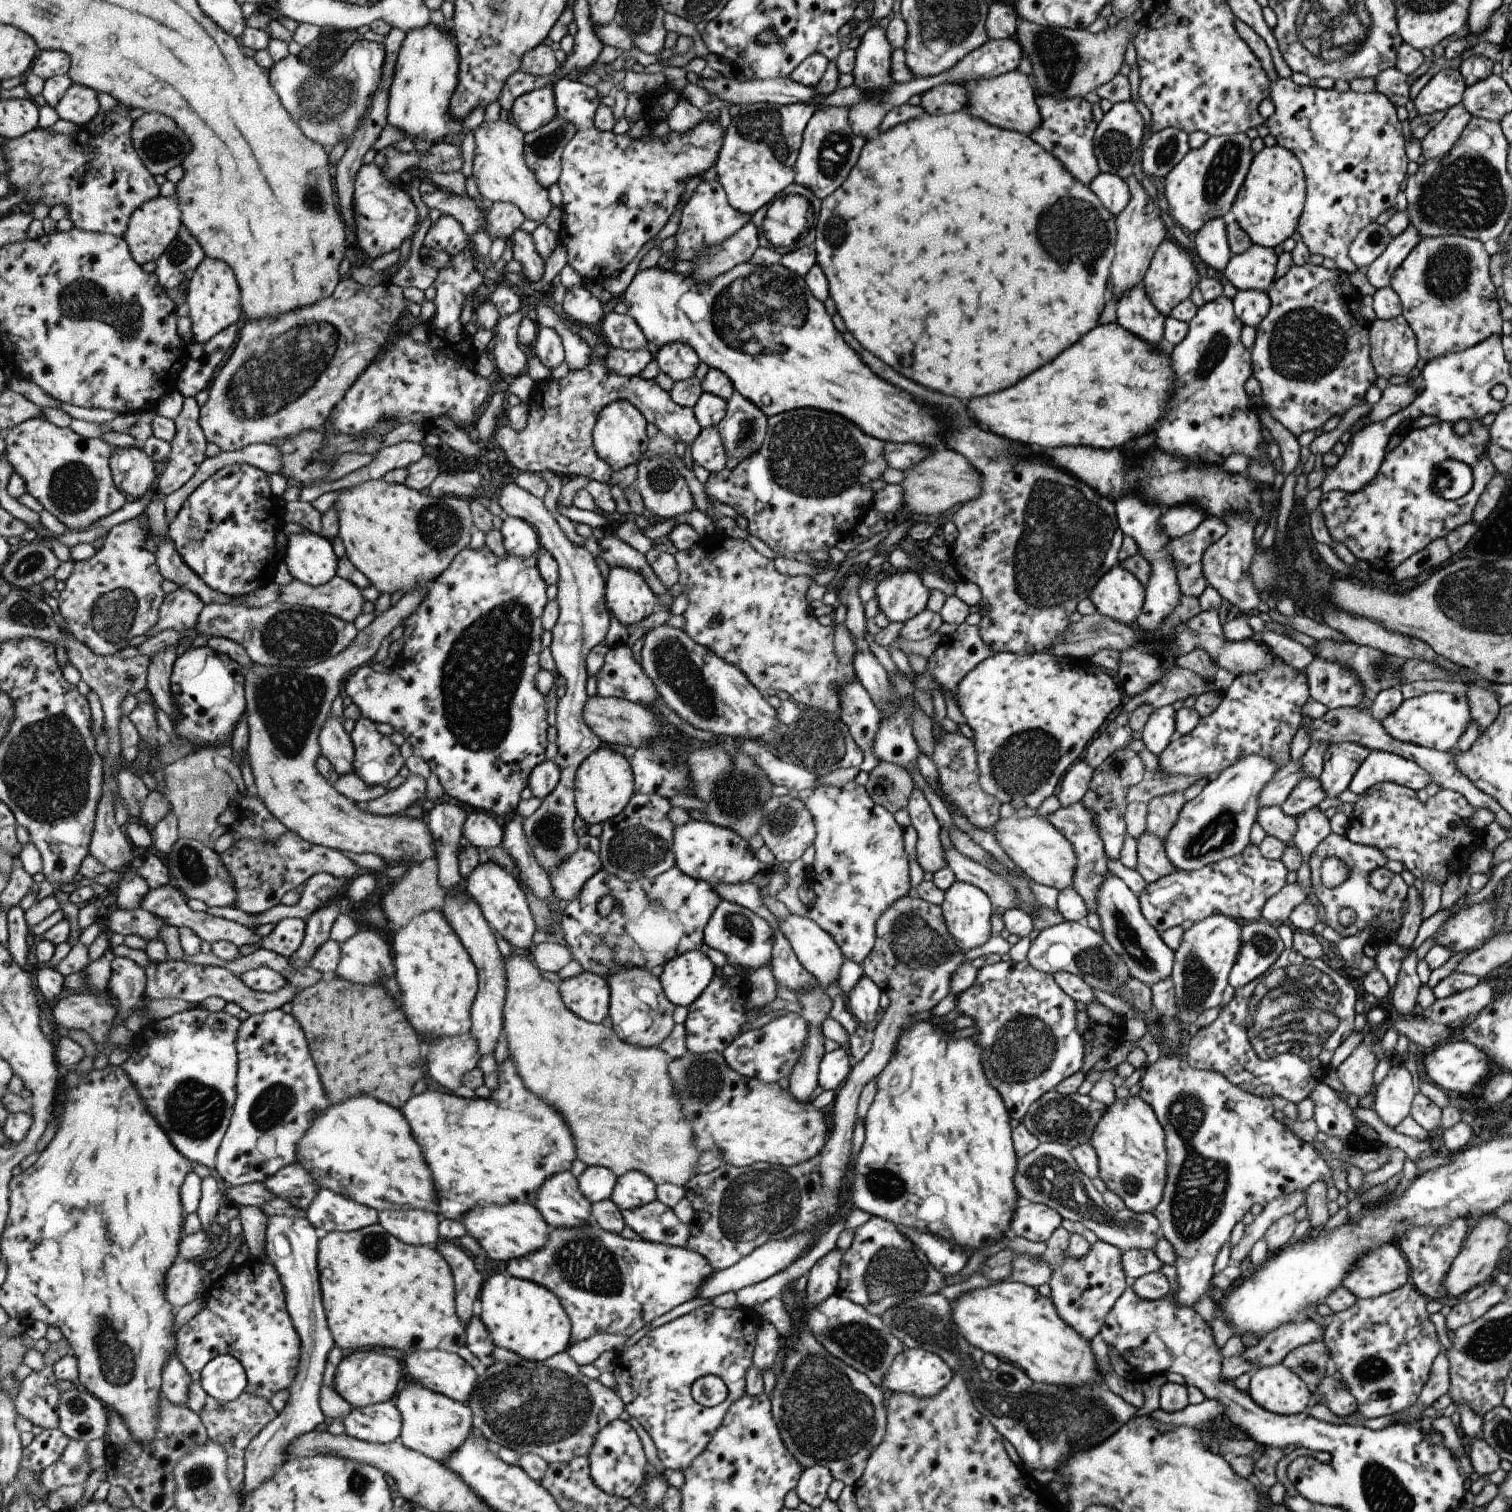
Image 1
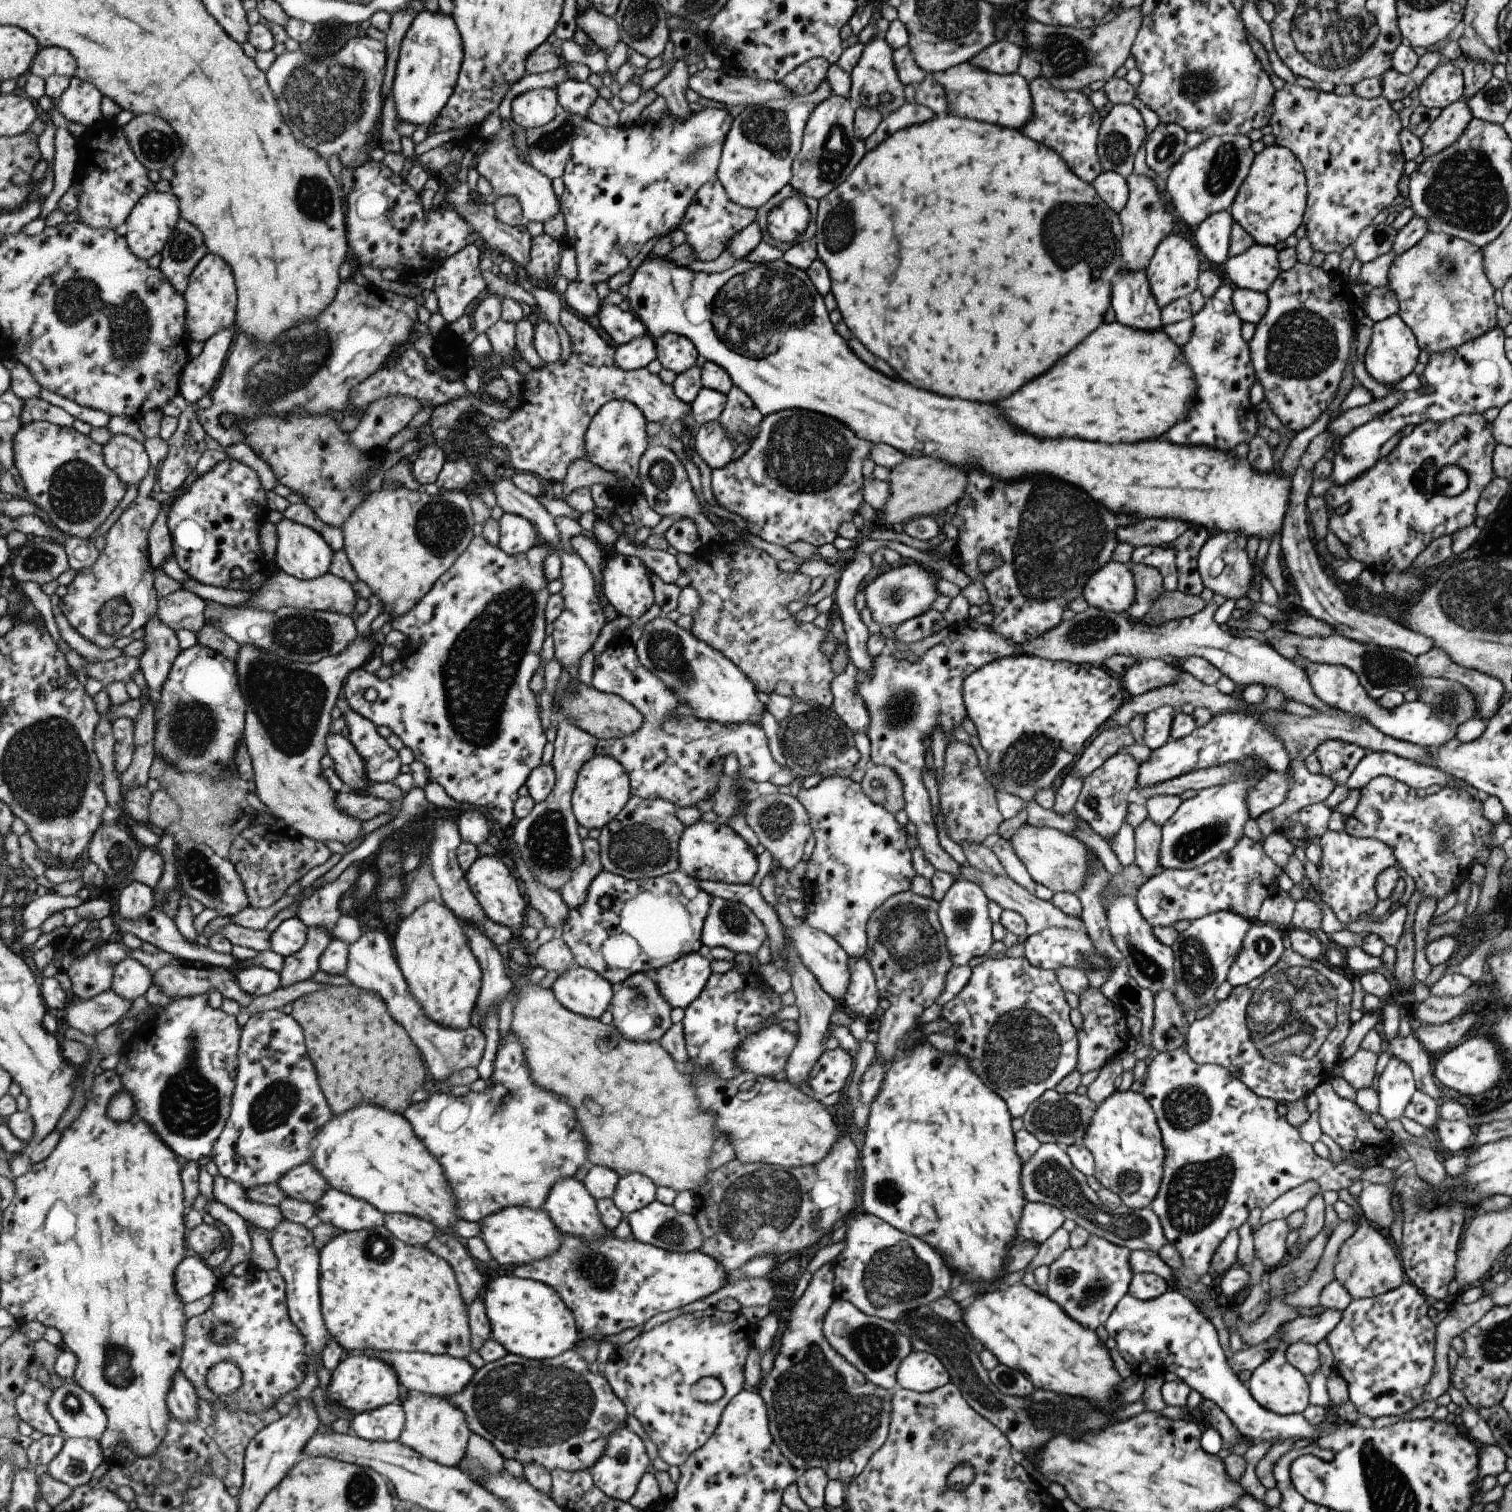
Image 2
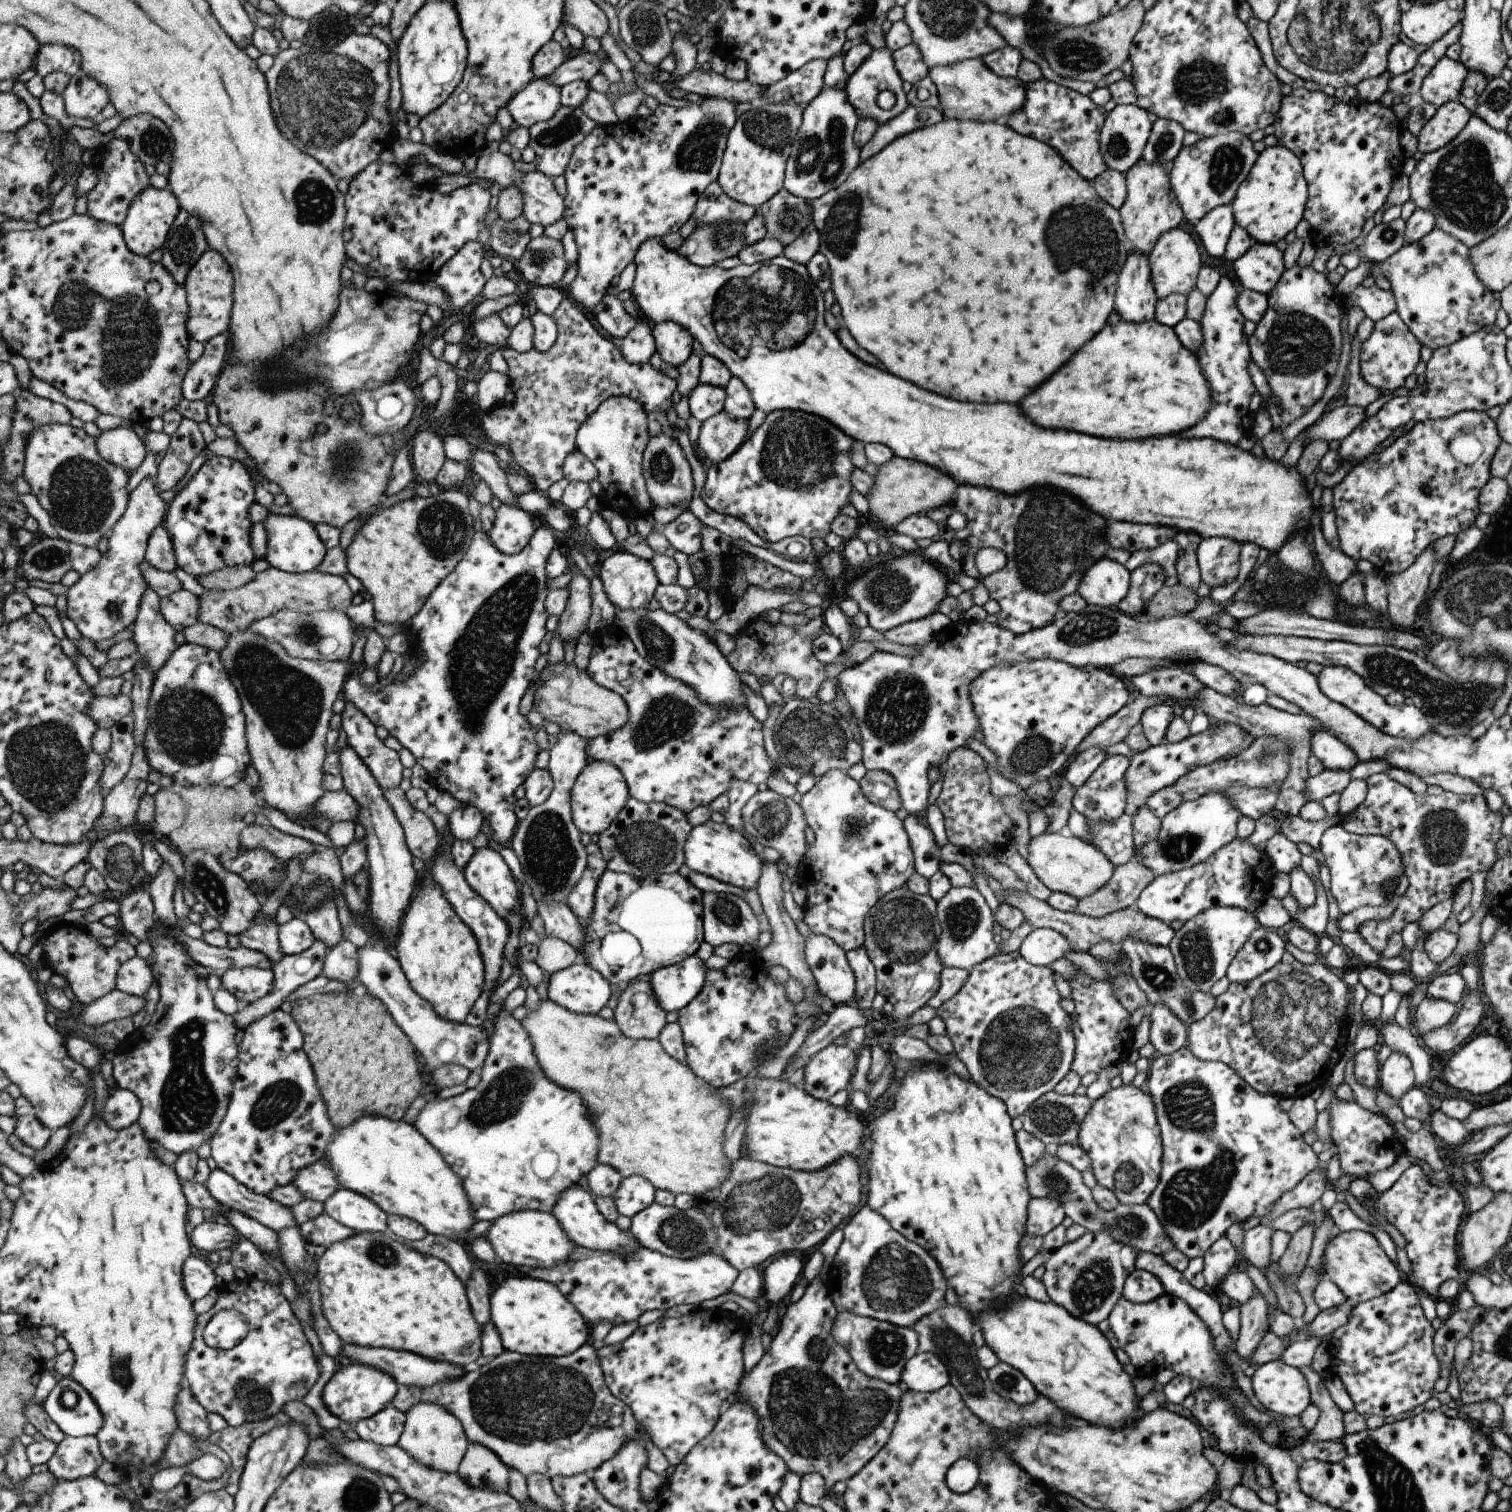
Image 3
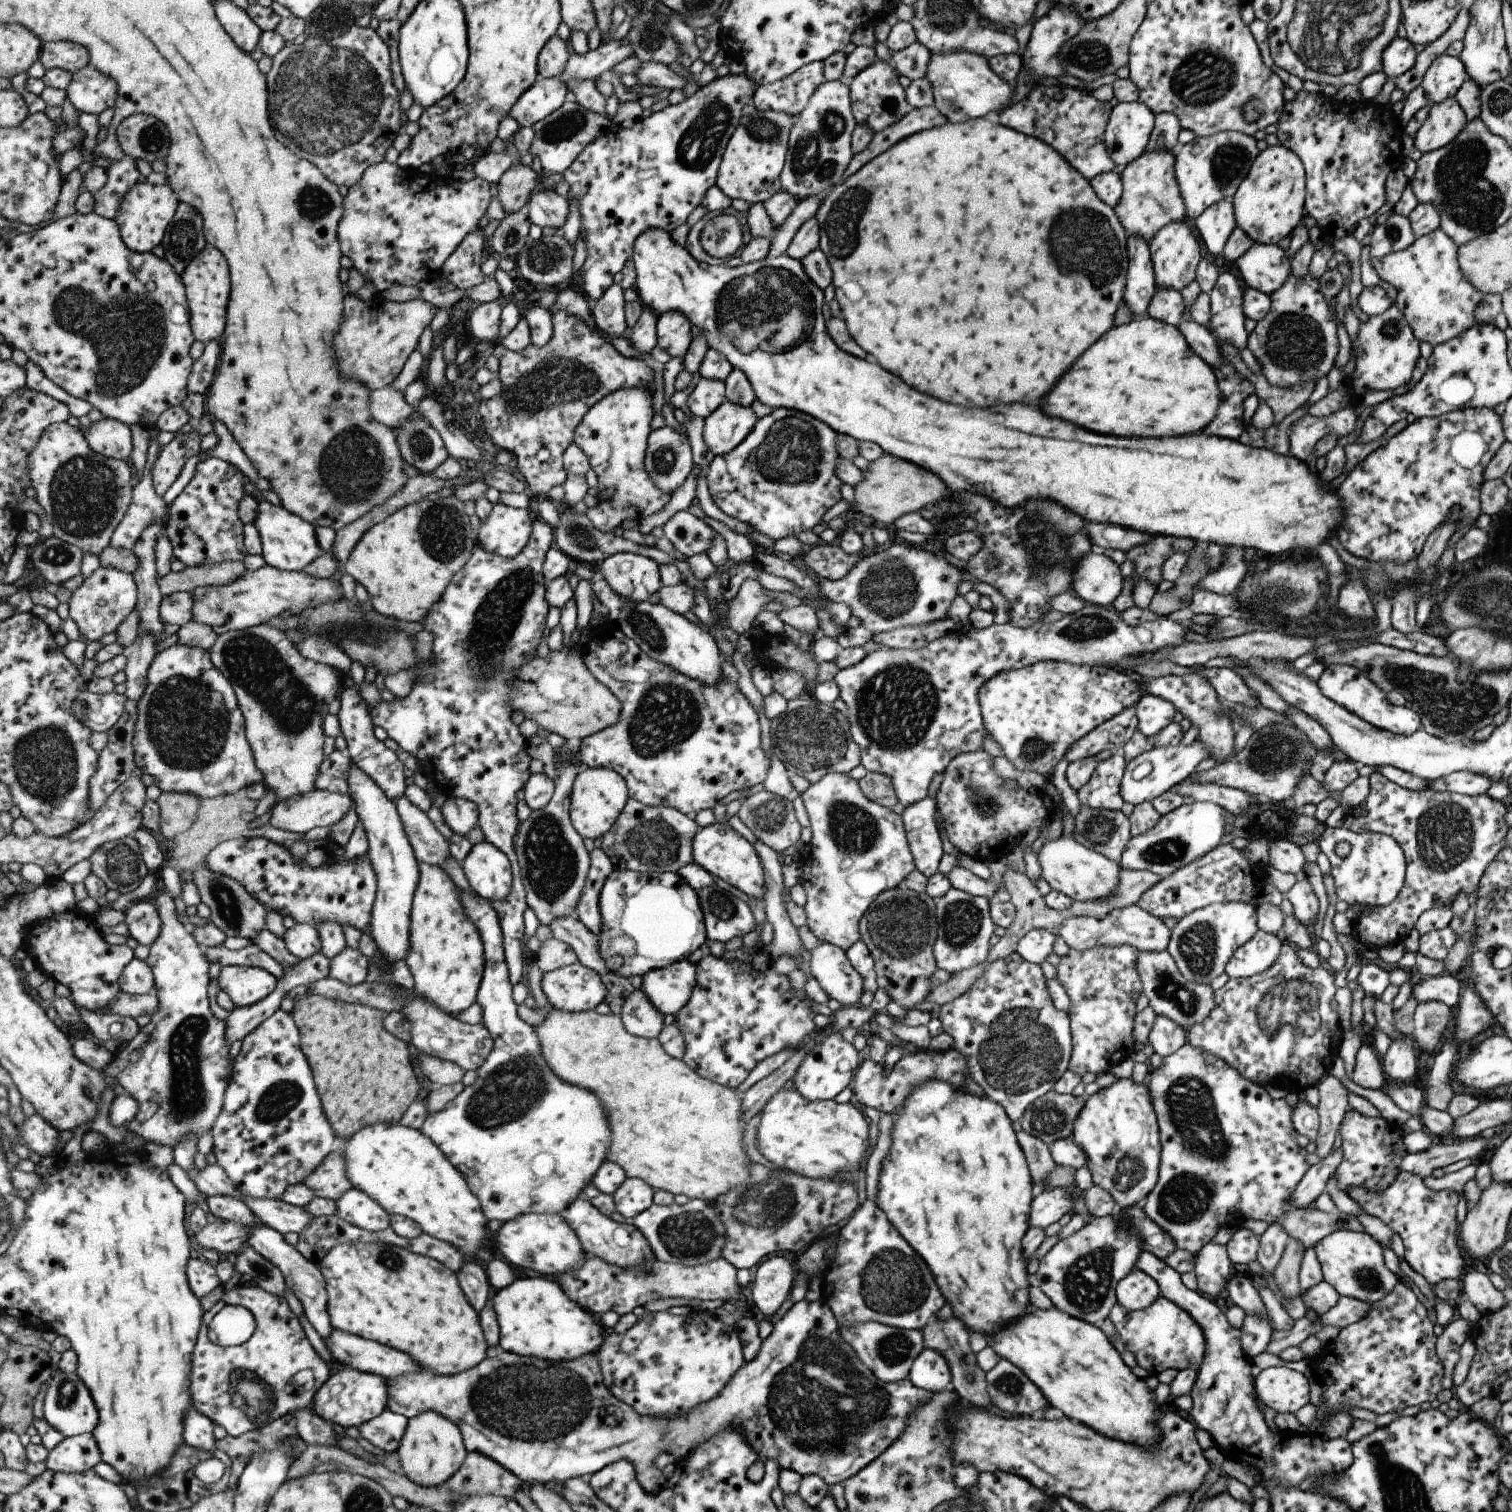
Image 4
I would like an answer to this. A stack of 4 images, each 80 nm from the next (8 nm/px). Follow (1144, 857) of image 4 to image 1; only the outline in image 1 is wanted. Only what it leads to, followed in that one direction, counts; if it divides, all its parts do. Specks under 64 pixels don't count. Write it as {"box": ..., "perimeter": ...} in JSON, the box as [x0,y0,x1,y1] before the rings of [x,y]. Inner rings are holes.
{"box":[1162,754,1276,871],"perimeter":[[[1248,754],[1209,780],[1193,799],[1185,801],[1162,844],[1169,864],[1176,870],[1194,871],[1239,854],[1249,844],[1249,830],[1256,822],[1259,791],[1276,770],[1268,759]]]}

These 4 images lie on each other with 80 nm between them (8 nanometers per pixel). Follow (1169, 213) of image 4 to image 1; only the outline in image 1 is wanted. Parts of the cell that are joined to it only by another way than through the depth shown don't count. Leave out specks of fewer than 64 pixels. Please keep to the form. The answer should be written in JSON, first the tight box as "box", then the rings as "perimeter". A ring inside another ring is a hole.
{"box":[1109,175,1169,302],"perimeter":[[[1129,175],[1128,180],[1125,179],[1124,181],[1128,186],[1130,197],[1125,208],[1118,215],[1114,216],[1116,239],[1114,257],[1109,267],[1115,302],[1124,292],[1132,289],[1132,286],[1141,284],[1153,253],[1156,251],[1159,243],[1167,238],[1169,234],[1159,215],[1160,209],[1145,193],[1141,183],[1135,179],[1134,175]]]}

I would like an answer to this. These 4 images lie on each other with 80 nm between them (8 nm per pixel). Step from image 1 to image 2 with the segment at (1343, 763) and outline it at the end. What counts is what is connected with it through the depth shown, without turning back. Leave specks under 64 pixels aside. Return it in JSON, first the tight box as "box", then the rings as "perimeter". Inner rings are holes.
{"box":[1314,739,1366,786],"perimeter":[[[1335,739],[1321,741],[1314,750],[1320,773],[1336,782],[1336,786],[1344,786],[1348,774],[1366,753],[1359,745]]]}

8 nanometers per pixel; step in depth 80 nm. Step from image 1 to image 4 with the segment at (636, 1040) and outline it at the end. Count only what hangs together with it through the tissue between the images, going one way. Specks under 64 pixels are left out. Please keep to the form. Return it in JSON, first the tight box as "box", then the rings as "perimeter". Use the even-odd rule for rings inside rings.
{"box":[619,988,664,1039],"perimeter":[[[635,988],[619,1010],[621,1024],[632,1036],[656,1039],[664,1029],[663,1014]]]}

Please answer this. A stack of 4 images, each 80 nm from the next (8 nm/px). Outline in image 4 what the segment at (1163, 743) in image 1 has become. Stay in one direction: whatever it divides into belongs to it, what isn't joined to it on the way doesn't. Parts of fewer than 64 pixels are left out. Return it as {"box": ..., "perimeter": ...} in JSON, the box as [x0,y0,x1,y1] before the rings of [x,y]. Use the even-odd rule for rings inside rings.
{"box":[1134,693,1176,738],"perimeter":[[[1149,693],[1141,696],[1134,710],[1138,721],[1136,730],[1142,736],[1149,738],[1168,726],[1176,712],[1174,706],[1168,701]]]}

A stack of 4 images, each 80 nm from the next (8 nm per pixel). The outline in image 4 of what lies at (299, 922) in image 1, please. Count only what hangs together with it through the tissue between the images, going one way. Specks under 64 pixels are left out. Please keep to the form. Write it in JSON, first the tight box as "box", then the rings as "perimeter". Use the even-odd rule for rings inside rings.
{"box":[284,923,322,960],"perimeter":[[[295,923],[292,928],[286,930],[284,942],[287,944],[287,948],[291,950],[291,954],[295,954],[297,958],[302,960],[311,958],[313,954],[322,950],[319,930],[311,924]]]}

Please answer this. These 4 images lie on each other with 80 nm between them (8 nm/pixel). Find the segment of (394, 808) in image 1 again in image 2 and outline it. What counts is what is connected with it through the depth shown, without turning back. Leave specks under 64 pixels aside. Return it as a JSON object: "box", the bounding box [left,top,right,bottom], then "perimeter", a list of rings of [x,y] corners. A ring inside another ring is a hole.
{"box":[336,790,394,821],"perimeter":[[[353,790],[337,792],[339,796],[336,802],[344,813],[350,817],[355,817],[360,821],[369,820],[379,814],[393,811],[394,807],[386,800],[374,797],[373,795],[363,795]]]}

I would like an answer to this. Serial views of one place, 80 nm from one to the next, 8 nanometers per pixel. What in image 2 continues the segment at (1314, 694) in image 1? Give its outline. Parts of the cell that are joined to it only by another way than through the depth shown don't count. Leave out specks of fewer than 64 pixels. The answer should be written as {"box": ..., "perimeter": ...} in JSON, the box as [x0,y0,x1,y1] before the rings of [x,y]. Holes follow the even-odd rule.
{"box":[1303,662,1456,748],"perimeter":[[[1307,662],[1303,669],[1308,676],[1310,687],[1313,689],[1314,694],[1317,695],[1317,698],[1322,700],[1322,703],[1336,708],[1337,711],[1363,717],[1381,734],[1398,741],[1405,741],[1427,748],[1444,745],[1455,737],[1456,729],[1453,729],[1452,725],[1443,724],[1443,721],[1436,717],[1436,711],[1433,711],[1432,707],[1417,699],[1412,702],[1403,701],[1399,706],[1392,709],[1384,709],[1381,705],[1378,705],[1374,698],[1368,696],[1353,671],[1344,666]]]}

